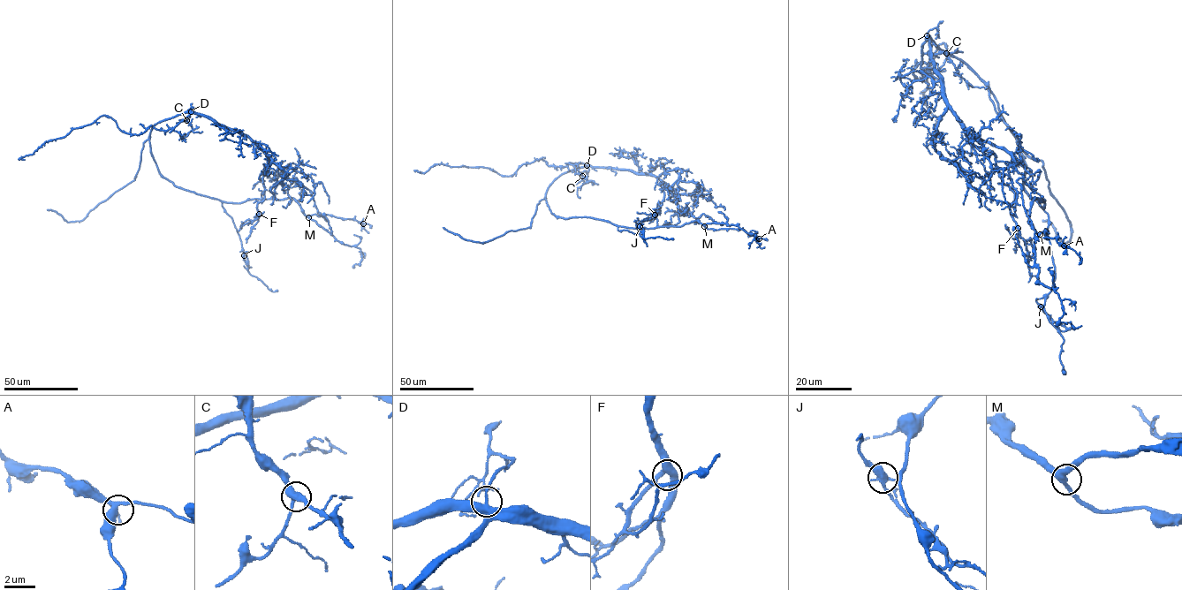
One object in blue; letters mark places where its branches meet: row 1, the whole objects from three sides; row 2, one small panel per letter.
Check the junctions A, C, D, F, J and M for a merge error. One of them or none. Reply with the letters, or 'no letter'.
J

